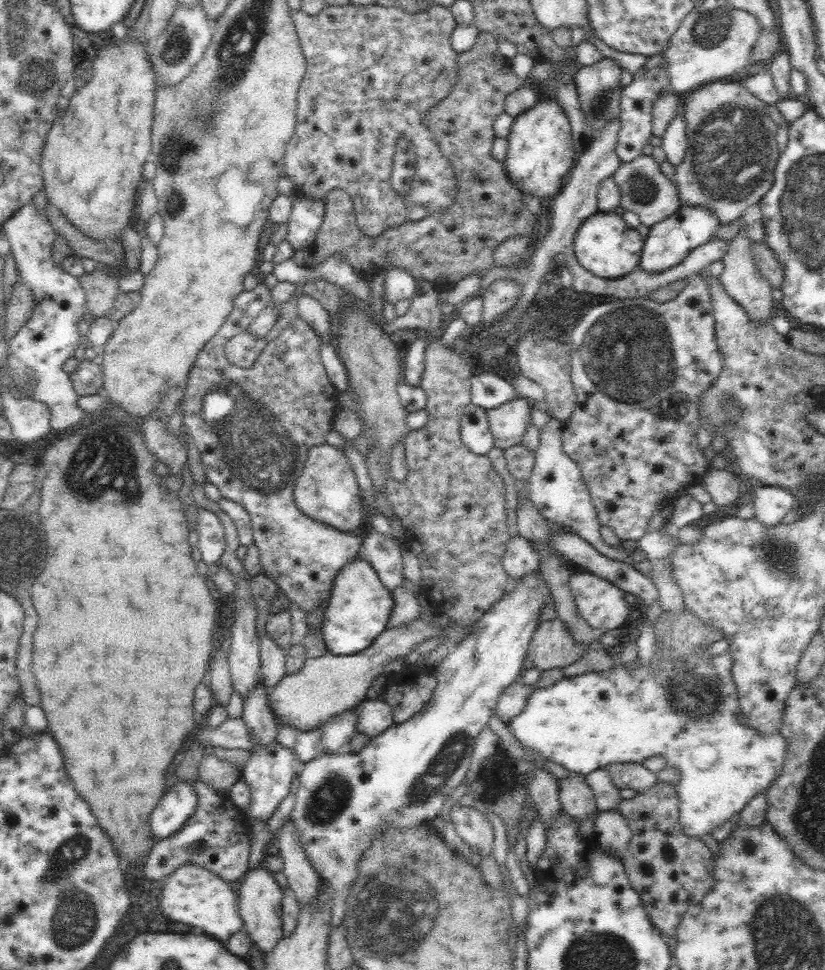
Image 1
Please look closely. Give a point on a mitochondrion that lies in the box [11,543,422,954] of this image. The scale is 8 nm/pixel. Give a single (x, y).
(74, 920)

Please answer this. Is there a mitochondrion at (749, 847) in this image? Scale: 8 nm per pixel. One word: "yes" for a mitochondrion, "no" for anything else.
no

